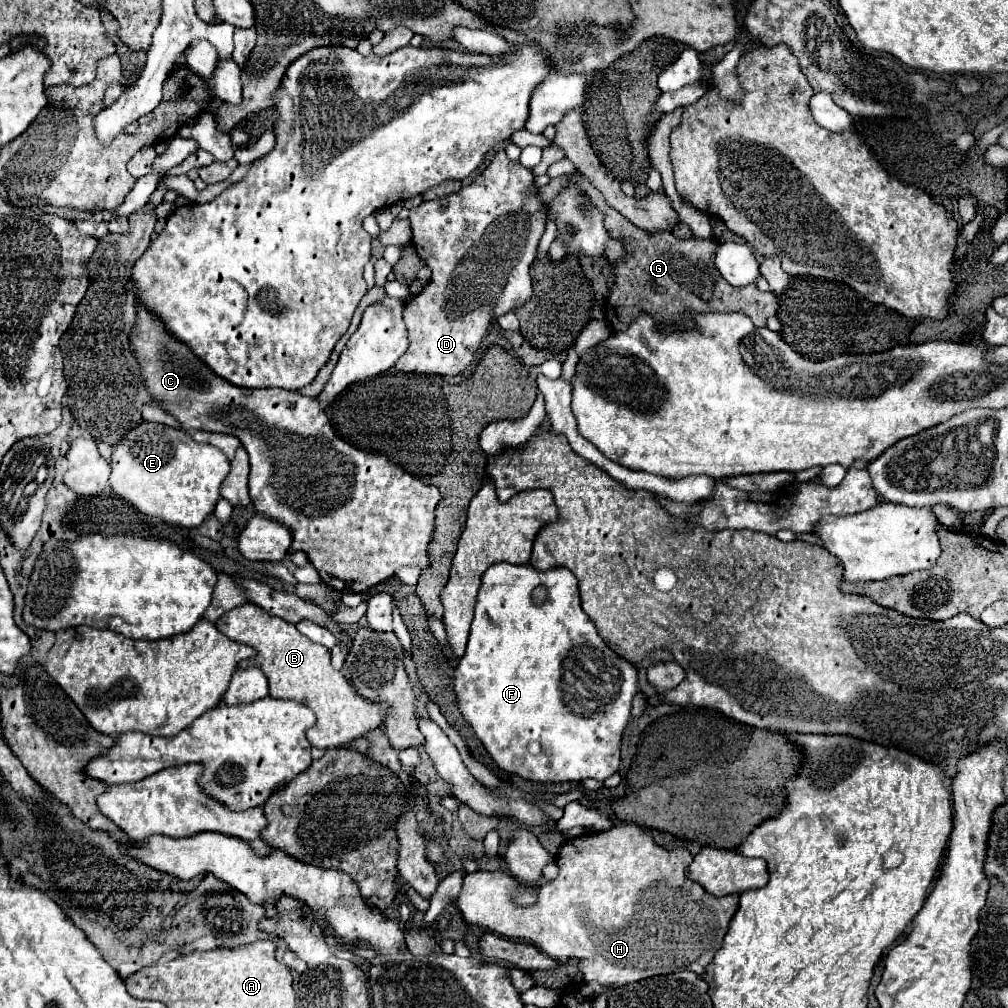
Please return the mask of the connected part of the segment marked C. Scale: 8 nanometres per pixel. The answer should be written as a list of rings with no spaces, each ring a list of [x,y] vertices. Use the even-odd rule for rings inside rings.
[[[142,303],[136,305],[136,325],[130,331],[130,351],[138,361],[140,379],[158,405],[180,421],[184,431],[200,429],[228,433],[242,441],[250,455],[250,497],[258,513],[264,513],[294,531],[292,551],[304,551],[322,581],[338,591],[362,593],[386,581],[402,567],[428,567],[428,543],[434,529],[434,509],[440,491],[424,485],[382,455],[364,453],[344,443],[332,429],[316,399],[286,389],[244,389],[218,377],[192,349],[178,341]]]

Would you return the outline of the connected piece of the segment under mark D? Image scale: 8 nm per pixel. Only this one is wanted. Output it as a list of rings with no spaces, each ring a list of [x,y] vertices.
[[[500,149],[492,161],[488,163],[488,167],[466,187],[462,187],[458,193],[450,193],[442,199],[434,199],[434,201],[424,201],[422,205],[410,209],[410,223],[412,223],[412,233],[414,233],[414,239],[412,239],[412,245],[418,253],[418,257],[432,269],[432,277],[428,281],[428,285],[414,297],[410,297],[410,301],[404,305],[404,311],[402,311],[402,317],[404,317],[404,323],[406,323],[406,329],[408,329],[408,341],[410,341],[410,347],[408,351],[396,361],[394,369],[396,371],[404,371],[404,373],[420,373],[420,375],[448,375],[448,377],[454,377],[454,375],[460,375],[464,369],[468,369],[474,361],[474,355],[478,353],[482,341],[486,339],[486,335],[494,329],[494,323],[498,317],[502,317],[504,313],[508,311],[514,311],[518,305],[524,305],[530,295],[532,295],[532,279],[530,279],[530,265],[536,257],[536,247],[538,247],[538,241],[544,233],[544,227],[546,227],[546,213],[542,213],[542,203],[536,199],[536,187],[534,187],[534,175],[530,173],[530,169],[522,167],[518,161],[510,161],[508,155],[504,153],[504,149]]]

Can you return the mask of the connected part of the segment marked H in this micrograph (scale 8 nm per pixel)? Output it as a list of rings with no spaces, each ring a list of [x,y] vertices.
[[[614,825],[614,829],[606,829],[602,833],[588,833],[588,835],[580,835],[580,837],[574,837],[574,839],[568,839],[560,851],[556,853],[556,863],[560,867],[560,873],[554,881],[548,881],[544,885],[538,885],[538,889],[534,887],[532,891],[536,893],[536,903],[534,905],[528,905],[528,907],[520,907],[514,899],[512,899],[512,893],[518,891],[522,885],[518,885],[518,879],[514,879],[512,875],[508,873],[502,873],[502,871],[476,871],[476,873],[470,873],[466,879],[464,879],[464,887],[462,887],[462,893],[458,895],[458,907],[460,907],[460,913],[464,917],[464,921],[468,923],[476,923],[480,925],[482,929],[486,931],[492,931],[500,937],[508,937],[508,939],[526,939],[530,941],[532,945],[536,945],[538,949],[542,949],[544,953],[548,953],[550,957],[566,957],[566,959],[572,959],[572,957],[578,957],[582,963],[580,963],[580,969],[584,973],[584,979],[586,981],[594,981],[602,987],[624,987],[624,985],[630,985],[634,981],[642,981],[642,979],[648,979],[648,977],[654,977],[654,975],[668,975],[668,973],[676,973],[676,971],[692,971],[692,973],[698,973],[702,975],[706,965],[712,961],[714,953],[720,949],[722,945],[722,939],[728,931],[728,923],[732,919],[732,915],[736,913],[738,909],[738,895],[724,895],[724,897],[716,897],[716,895],[710,895],[702,885],[690,881],[688,877],[684,877],[684,863],[690,863],[692,861],[692,855],[686,847],[674,847],[674,849],[666,849],[666,847],[660,847],[652,841],[652,837],[648,833],[644,833],[640,827],[636,825]]]

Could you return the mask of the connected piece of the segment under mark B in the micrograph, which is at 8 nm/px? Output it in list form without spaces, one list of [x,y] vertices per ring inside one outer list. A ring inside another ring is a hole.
[[[254,603],[240,605],[224,613],[216,621],[216,627],[226,637],[250,645],[258,651],[254,659],[240,661],[238,667],[262,669],[268,677],[272,697],[298,701],[314,711],[316,725],[306,731],[306,737],[312,747],[332,749],[348,745],[354,739],[364,737],[366,733],[382,727],[386,715],[390,713],[390,707],[386,703],[368,701],[366,697],[358,695],[354,687],[350,687],[344,673],[332,667],[332,655],[326,647],[310,641],[308,637],[302,637],[292,623],[266,613]]]

